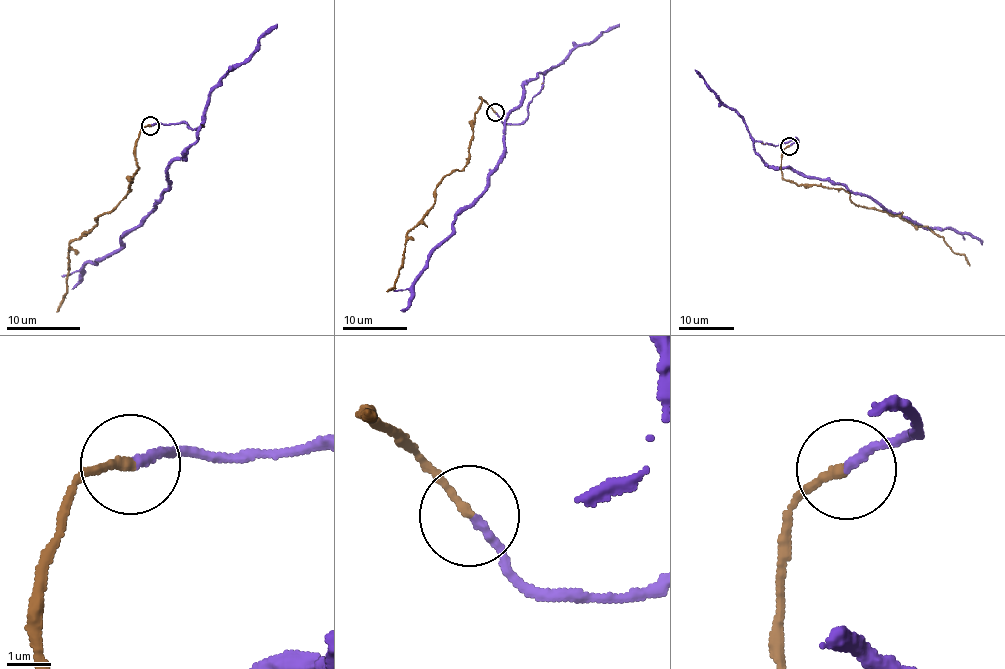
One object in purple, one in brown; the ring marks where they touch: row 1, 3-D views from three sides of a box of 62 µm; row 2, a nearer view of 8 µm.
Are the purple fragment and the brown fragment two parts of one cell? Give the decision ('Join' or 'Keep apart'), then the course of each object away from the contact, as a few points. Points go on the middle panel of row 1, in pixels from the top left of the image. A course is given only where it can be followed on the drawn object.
Join. Course of purple: (494, 113), (520, 124), (540, 71), (504, 126), (488, 188), (456, 216), (400, 310). Course of brown: (494, 113), (481, 97), (470, 162), (436, 188), (434, 207), (407, 233), (403, 266), (386, 291)

